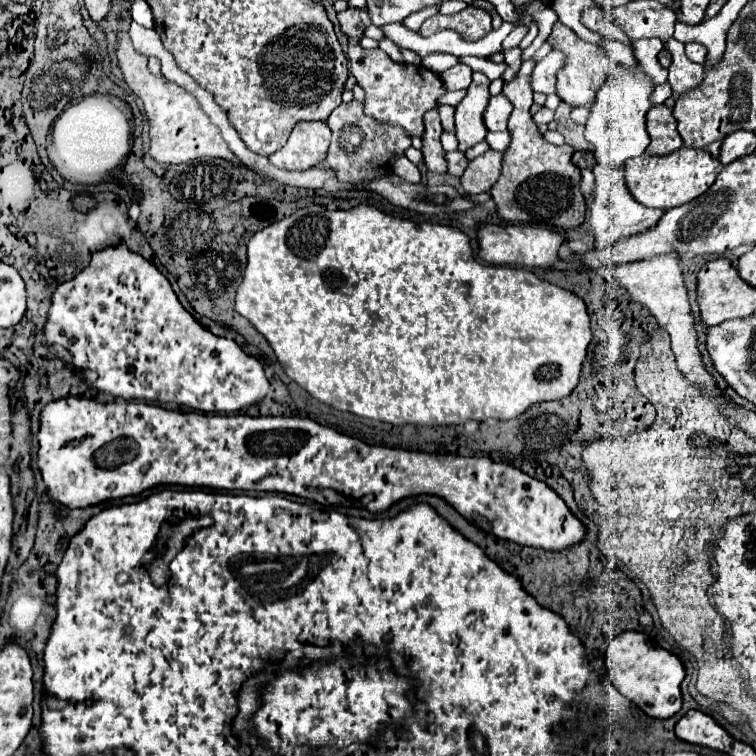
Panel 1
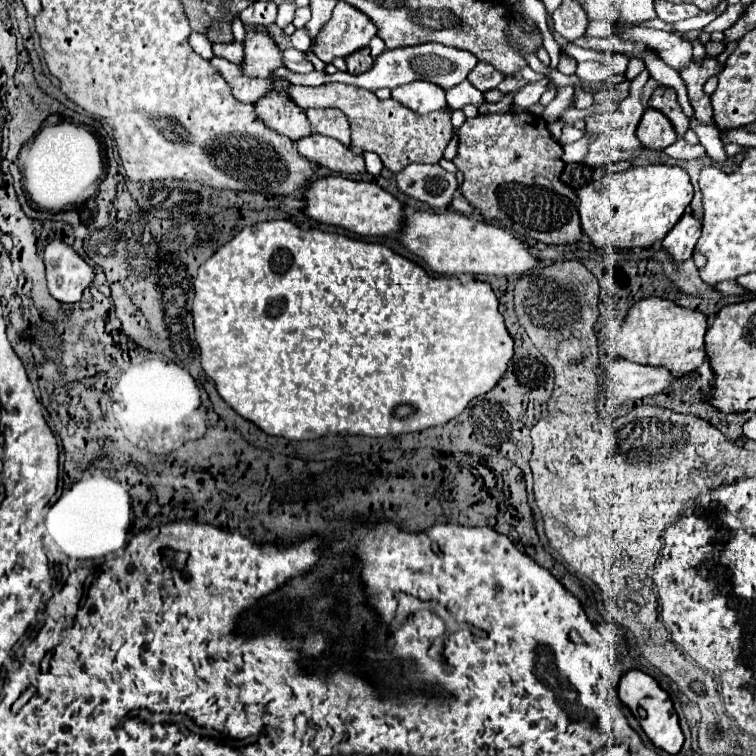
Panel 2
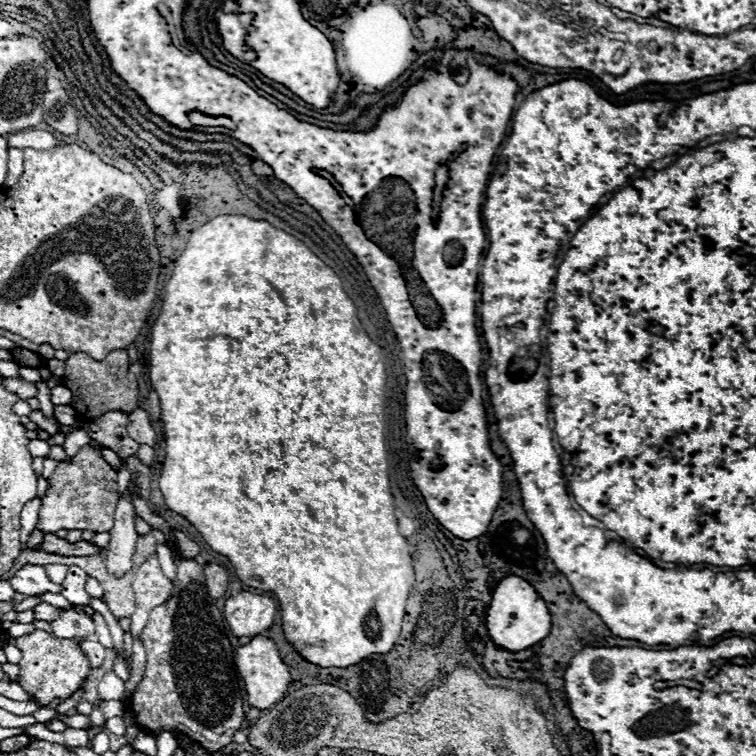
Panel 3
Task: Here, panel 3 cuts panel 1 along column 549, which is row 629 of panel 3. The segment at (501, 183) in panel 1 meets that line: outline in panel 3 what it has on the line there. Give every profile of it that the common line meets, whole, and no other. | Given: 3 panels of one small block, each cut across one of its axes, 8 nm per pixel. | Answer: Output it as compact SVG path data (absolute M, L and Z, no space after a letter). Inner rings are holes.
M182 560L176 562L178 572L174 578L174 590L168 602L154 608L150 612L150 620L144 626L144 632L140 634L140 640L146 648L146 670L144 678L136 686L136 692L128 698L128 704L124 704L126 710L130 710L134 722L138 728L144 728L144 732L150 732L156 738L156 732L166 730L172 734L184 734L198 742L204 750L210 754L224 750L232 742L232 734L242 726L244 722L244 710L242 710L242 694L238 686L238 674L234 668L234 652L226 636L224 616L216 608L214 598L206 592L202 566L194 560Z

